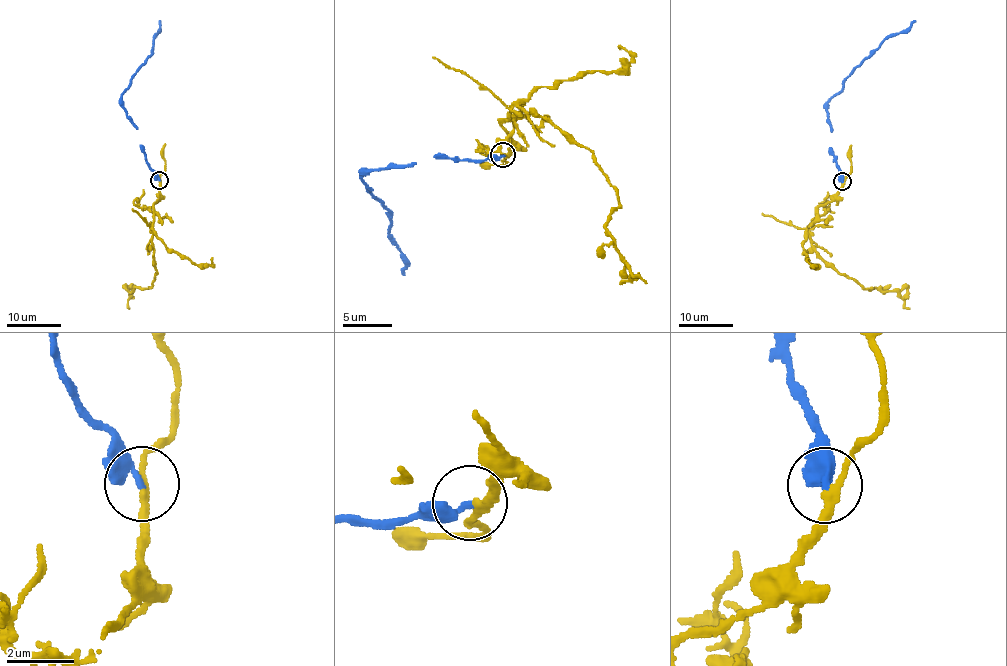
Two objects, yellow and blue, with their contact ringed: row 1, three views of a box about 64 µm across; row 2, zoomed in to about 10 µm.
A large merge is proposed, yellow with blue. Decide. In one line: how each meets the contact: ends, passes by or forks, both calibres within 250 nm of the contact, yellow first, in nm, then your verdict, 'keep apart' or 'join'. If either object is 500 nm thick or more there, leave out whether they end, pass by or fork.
yellow passes by; blue ends; calibres 220 and 280 nm; keep apart

